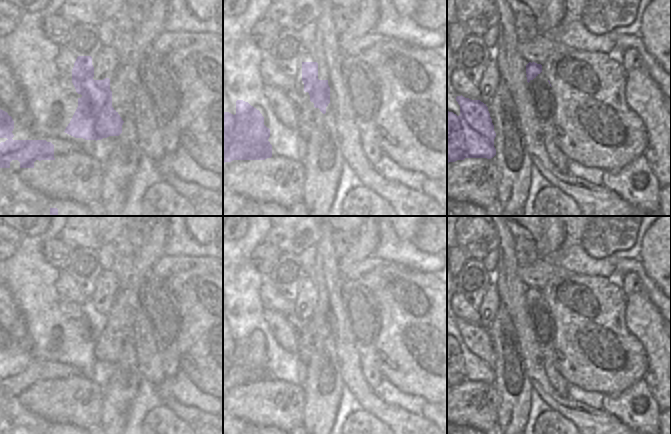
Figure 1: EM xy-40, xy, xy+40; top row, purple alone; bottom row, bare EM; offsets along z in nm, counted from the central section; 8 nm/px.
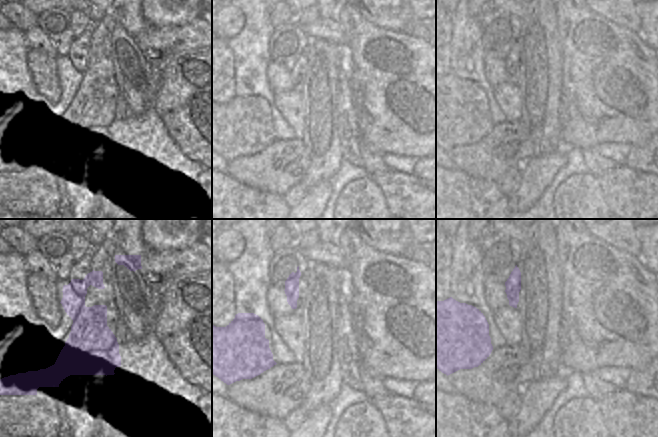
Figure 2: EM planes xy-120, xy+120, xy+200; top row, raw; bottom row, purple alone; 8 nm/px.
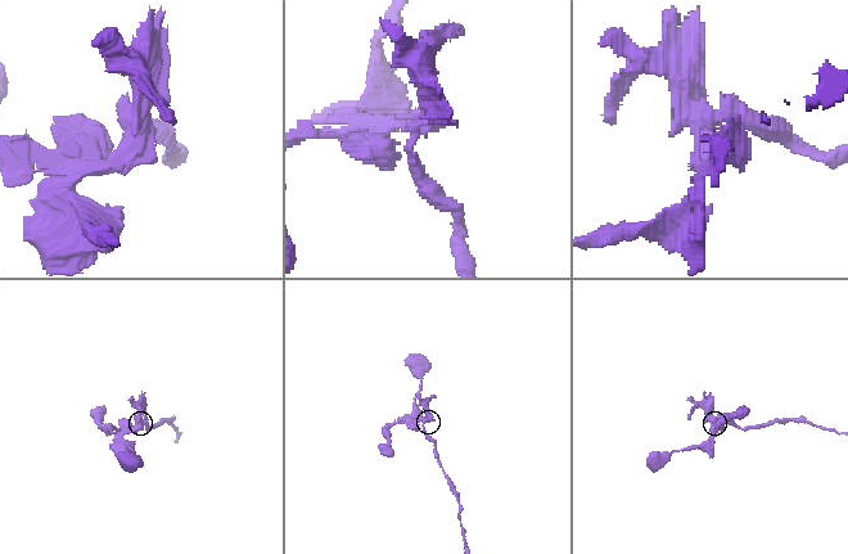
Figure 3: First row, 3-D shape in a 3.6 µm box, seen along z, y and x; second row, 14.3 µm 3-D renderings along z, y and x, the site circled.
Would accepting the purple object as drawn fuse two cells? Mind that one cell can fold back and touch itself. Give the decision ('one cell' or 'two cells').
two cells

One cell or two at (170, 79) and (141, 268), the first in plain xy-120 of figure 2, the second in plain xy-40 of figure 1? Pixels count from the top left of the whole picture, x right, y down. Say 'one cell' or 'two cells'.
one cell

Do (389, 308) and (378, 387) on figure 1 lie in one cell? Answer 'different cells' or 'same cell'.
different cells

